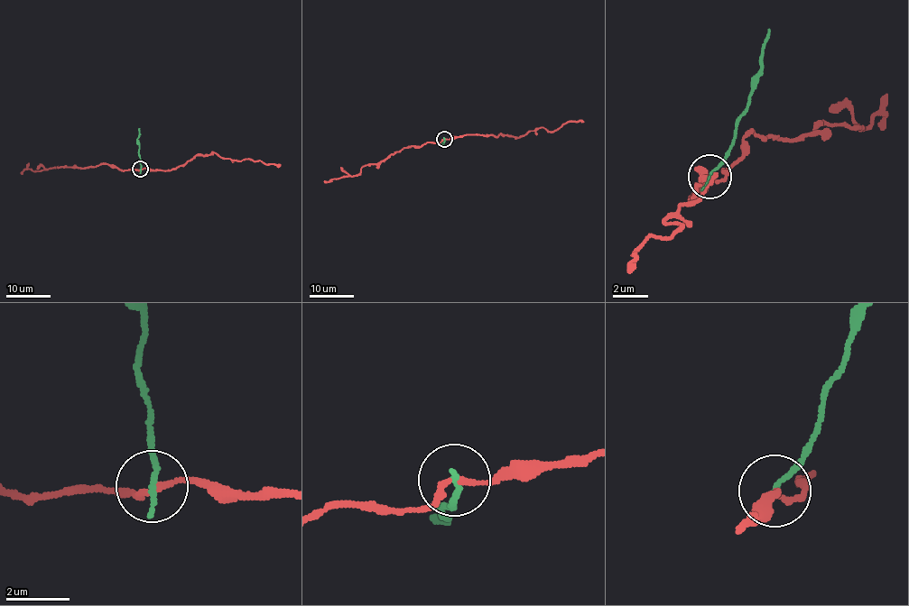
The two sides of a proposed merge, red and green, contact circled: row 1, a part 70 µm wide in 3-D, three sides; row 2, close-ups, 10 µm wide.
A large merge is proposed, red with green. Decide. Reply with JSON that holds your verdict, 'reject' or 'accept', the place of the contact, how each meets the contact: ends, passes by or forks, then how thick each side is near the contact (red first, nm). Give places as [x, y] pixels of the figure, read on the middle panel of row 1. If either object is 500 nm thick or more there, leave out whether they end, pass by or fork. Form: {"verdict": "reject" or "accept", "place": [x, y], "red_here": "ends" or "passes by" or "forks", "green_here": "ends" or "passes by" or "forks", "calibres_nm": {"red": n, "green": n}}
{"verdict": "reject", "place": [444, 139], "red_here": "passes by", "green_here": "ends", "calibres_nm": {"red": 160, "green": 190}}

